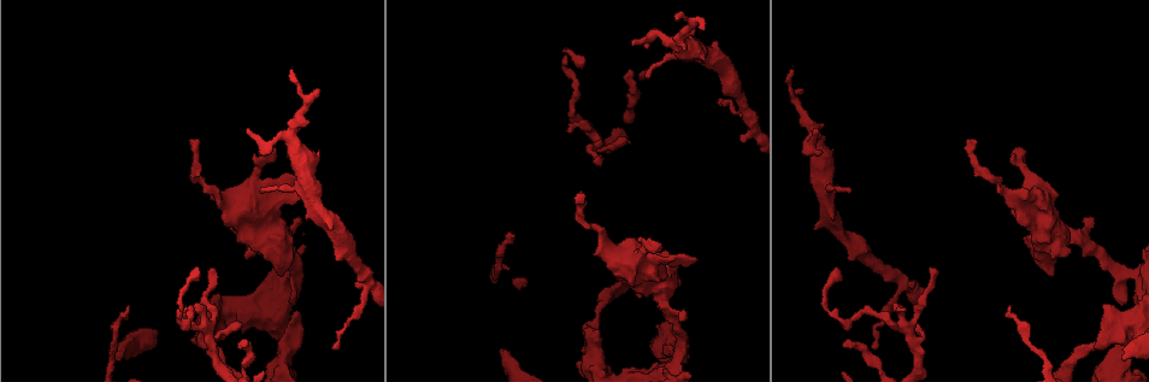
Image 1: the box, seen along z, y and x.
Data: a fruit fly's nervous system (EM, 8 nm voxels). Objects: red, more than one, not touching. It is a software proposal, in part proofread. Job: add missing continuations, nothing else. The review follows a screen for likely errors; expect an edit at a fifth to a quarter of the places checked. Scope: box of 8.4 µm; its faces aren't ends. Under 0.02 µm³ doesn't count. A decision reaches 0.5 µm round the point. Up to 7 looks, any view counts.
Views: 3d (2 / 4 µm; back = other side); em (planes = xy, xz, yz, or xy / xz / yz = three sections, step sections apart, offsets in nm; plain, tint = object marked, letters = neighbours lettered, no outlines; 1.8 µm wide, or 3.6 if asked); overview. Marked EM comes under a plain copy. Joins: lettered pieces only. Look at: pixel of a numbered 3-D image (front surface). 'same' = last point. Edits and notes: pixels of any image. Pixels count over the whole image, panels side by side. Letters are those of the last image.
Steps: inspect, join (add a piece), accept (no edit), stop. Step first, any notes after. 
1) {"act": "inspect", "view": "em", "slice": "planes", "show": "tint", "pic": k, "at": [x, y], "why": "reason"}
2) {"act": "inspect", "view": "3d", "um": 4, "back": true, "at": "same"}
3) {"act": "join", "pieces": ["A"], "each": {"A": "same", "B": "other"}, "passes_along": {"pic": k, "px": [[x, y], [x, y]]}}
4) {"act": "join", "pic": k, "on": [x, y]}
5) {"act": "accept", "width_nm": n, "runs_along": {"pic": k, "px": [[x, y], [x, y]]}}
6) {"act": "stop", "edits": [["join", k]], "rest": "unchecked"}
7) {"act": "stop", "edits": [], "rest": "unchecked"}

{"act": "inspect", "view": "3d", "um": 2, "pic": 1, "at": [197, 140], "why": "an open end"}

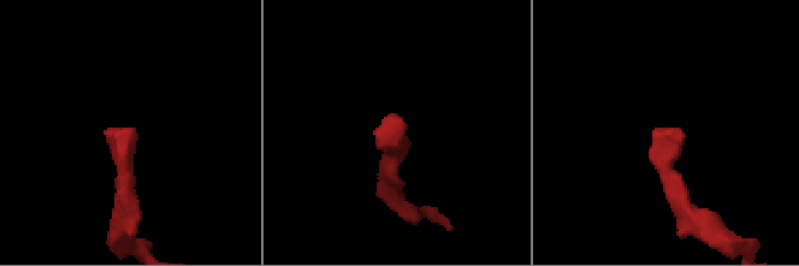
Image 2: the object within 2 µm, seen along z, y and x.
{"act": "inspect", "view": "em", "slice": "planes", "show": "letters", "pic": 2, "at": [402, 124]}

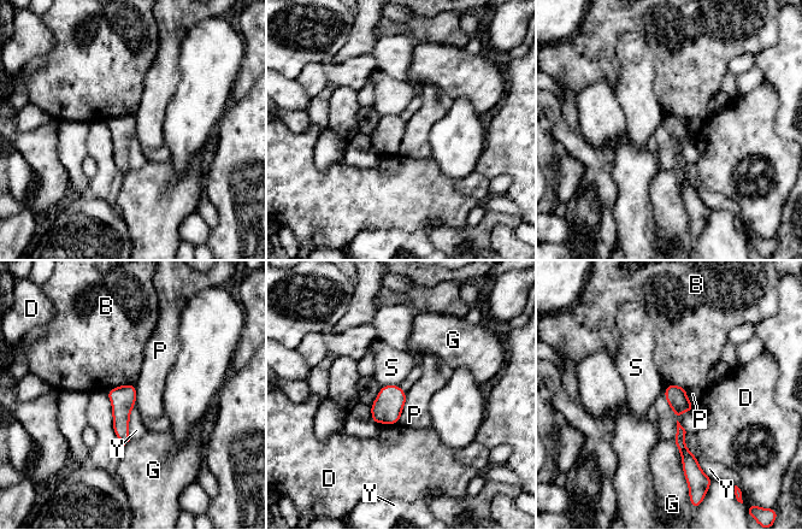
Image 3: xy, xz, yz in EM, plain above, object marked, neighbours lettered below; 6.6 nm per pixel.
{"act": "accept", "each": {"B": "other", "D": "other", "G": "other", "P": "other", "S": "other", "Y": "other"}, "border": {"pic": 3, "px": [[685, 433], [685, 447], [703, 472]]}, "found": "no lettered piece goes on from it"}

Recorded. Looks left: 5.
{"act": "inspect", "view": "em", "um": 3.6, "slice": "xz", "step": 8, "show": "letters", "pic": 1, "at": [912, 287], "why": "branch stops here"}

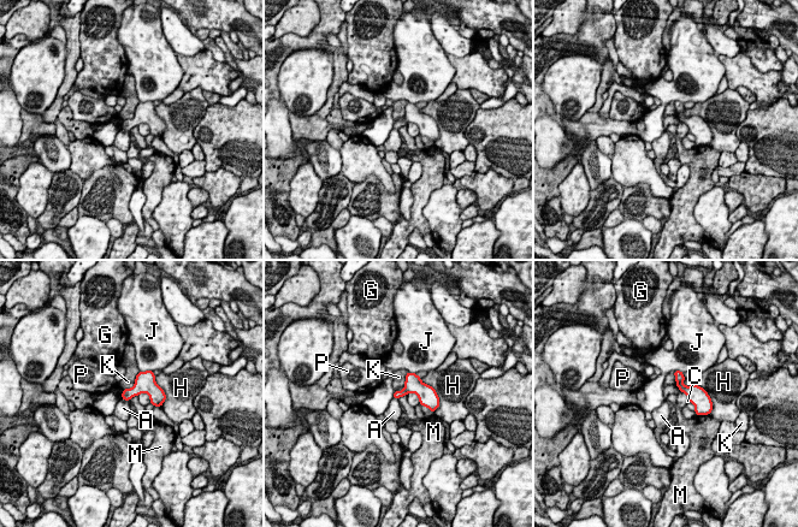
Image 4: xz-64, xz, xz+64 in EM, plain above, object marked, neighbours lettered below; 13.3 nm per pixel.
{"act": "accept", "width_nm": 120, "each": {"A": "other", "C": "other", "G": "other", "H": "other", "J": "other", "K": "other", "M": "other", "P": "other"}, "border": {"pic": 4, "px": [[407, 394], [397, 398]]}, "found": "no lettered piece goes on from it"}

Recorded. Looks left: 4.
{"act": "inspect", "view": "em", "slice": "planes", "show": "letters", "pic": 1, "at": [902, 311], "why": "branch stops here"}

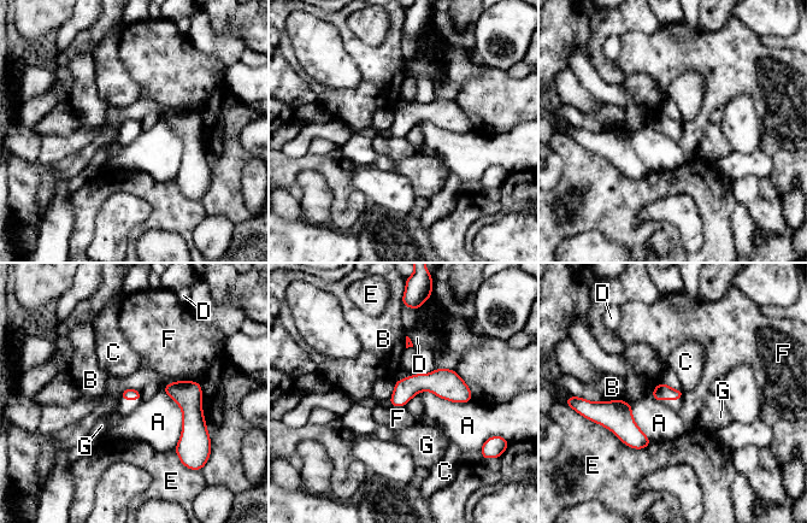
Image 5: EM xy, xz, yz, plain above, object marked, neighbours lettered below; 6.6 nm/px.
{"act": "accept", "longest_contact_nm": ["E", 420], "each": {"A": "other", "B": "other", "C": "other", "D": "other", "E": "other", "F": "other", "G": "other"}, "border": {"pic": 5, "px": [[162, 389], [182, 412], [175, 448]]}, "found": "no lettered piece goes on from it"}

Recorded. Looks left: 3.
{"act": "stop", "edits": [], "rest": "unchecked"}

